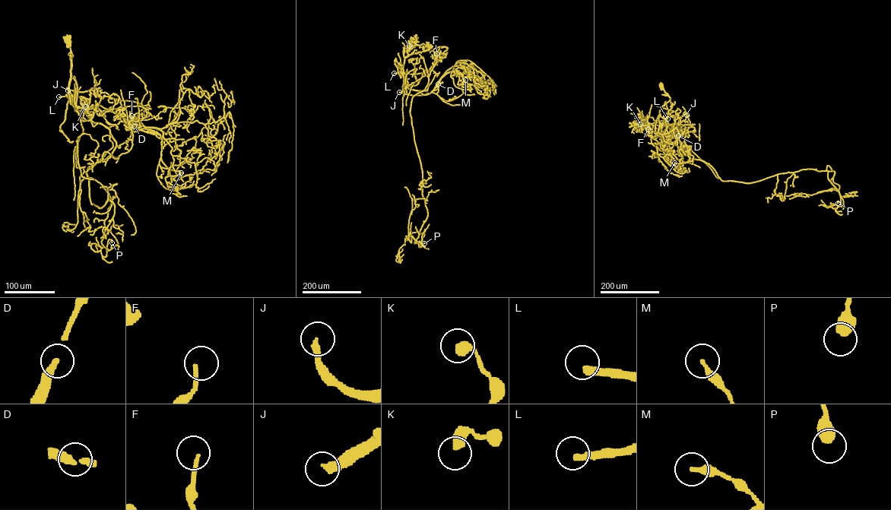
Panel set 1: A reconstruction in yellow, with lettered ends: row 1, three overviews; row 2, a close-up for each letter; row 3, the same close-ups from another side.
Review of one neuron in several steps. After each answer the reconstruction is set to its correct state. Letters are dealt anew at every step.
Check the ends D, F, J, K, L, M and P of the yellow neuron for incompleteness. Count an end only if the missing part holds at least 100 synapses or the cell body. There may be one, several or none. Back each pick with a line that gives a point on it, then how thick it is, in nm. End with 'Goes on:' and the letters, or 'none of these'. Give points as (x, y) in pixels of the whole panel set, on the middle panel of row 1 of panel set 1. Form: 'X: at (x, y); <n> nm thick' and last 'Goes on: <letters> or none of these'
J: at (399, 92); 300 nm thick
L: at (394, 73); 280 nm thick
Goes on: J, L

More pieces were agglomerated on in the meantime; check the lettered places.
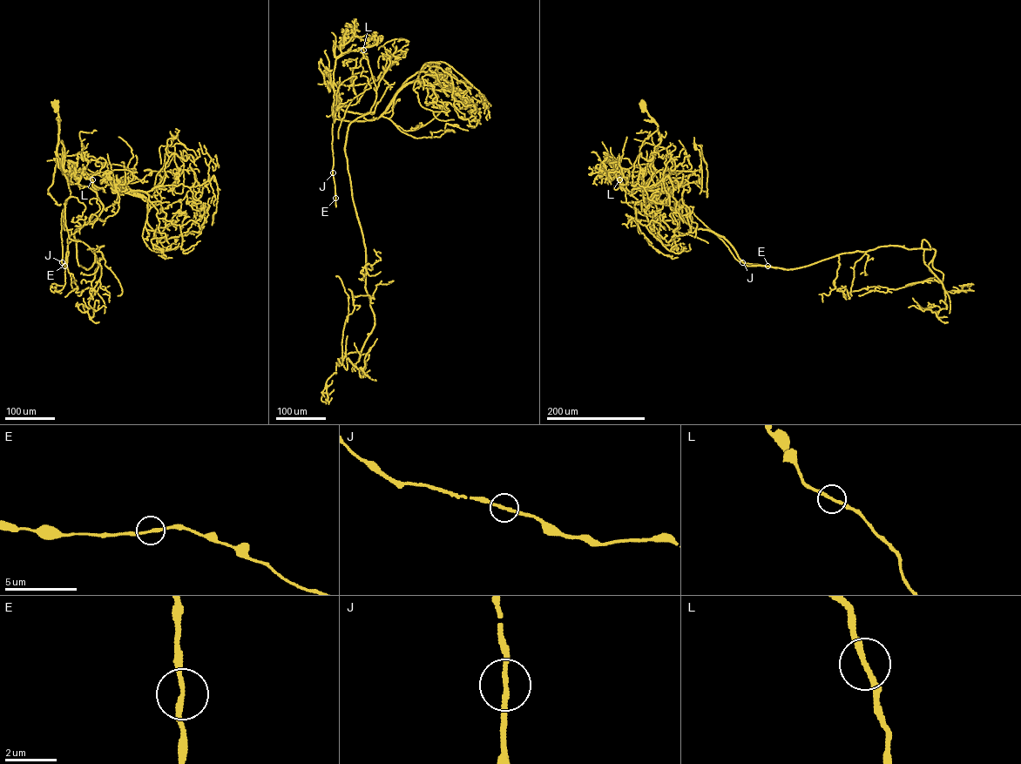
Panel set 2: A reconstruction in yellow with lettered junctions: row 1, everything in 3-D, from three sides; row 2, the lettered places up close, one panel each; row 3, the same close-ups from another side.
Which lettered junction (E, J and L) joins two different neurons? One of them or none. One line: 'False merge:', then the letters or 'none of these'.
False merge: none of these

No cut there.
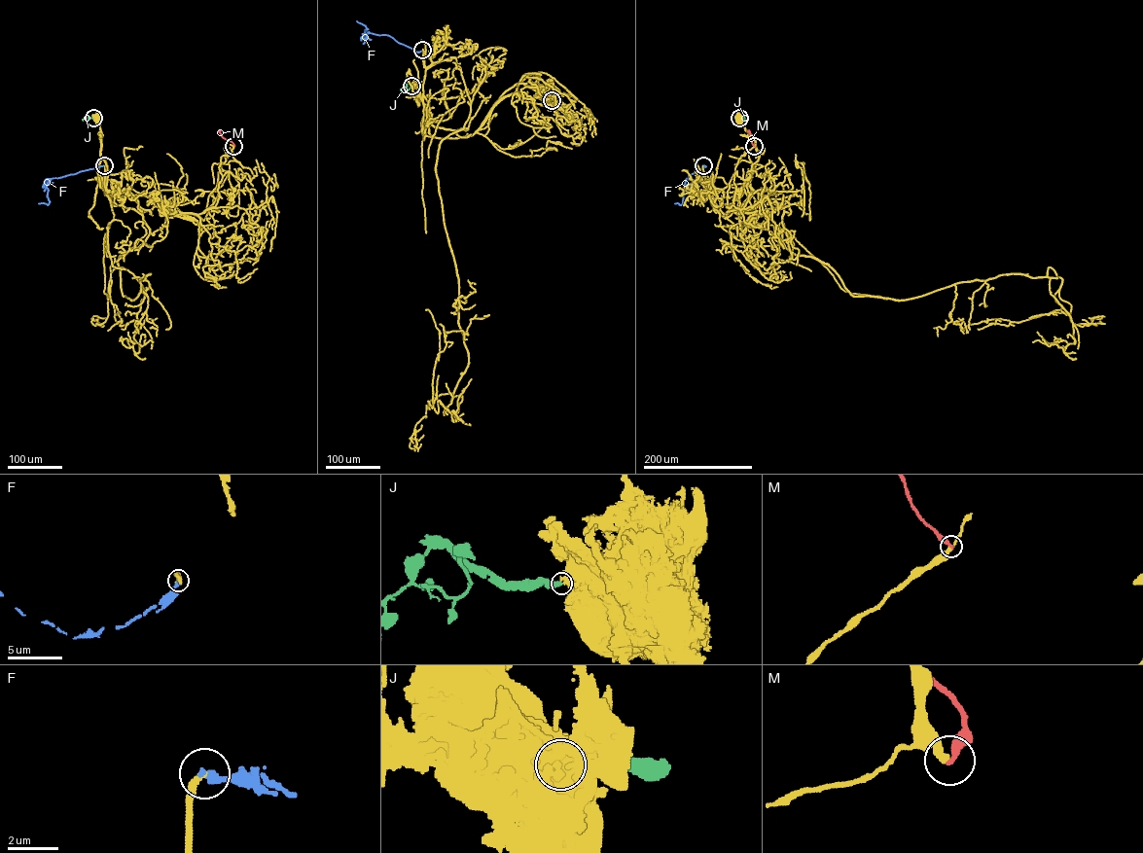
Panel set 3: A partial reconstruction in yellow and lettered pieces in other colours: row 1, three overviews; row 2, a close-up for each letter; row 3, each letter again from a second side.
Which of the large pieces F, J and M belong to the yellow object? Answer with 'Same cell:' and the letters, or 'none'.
Same cell: none

